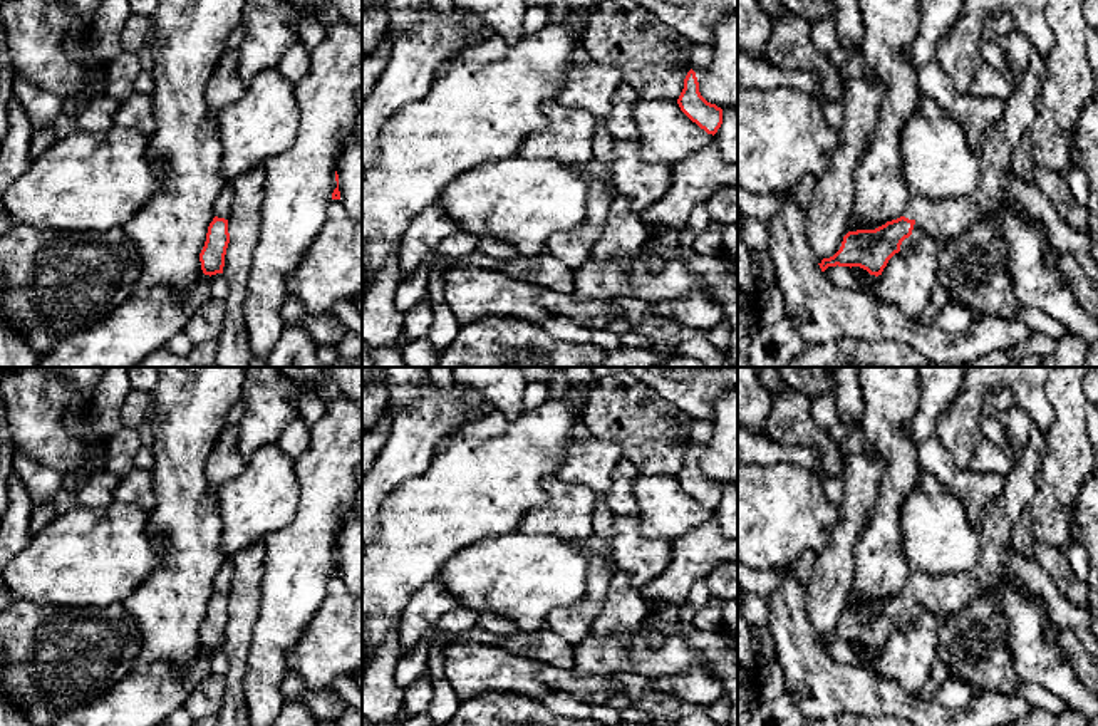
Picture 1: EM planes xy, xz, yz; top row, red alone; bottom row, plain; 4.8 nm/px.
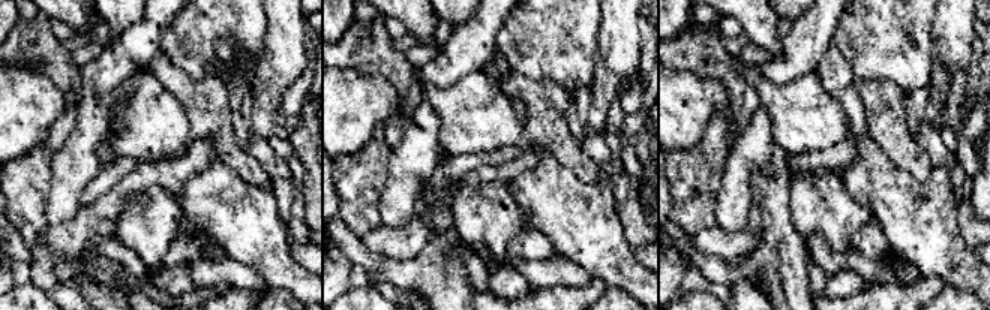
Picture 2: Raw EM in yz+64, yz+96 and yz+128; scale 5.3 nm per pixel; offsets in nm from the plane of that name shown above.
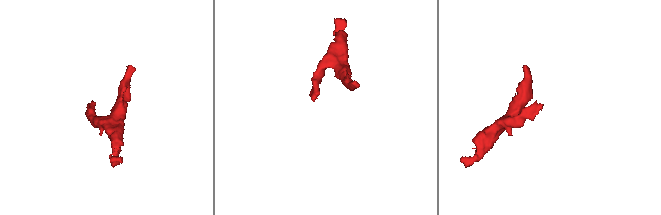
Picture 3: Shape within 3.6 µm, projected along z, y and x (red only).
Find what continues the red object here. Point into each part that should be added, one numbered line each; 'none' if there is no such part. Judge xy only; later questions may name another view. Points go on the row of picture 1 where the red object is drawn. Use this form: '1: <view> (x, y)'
none

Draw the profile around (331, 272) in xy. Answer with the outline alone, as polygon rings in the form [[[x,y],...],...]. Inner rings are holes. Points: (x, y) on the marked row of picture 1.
[[[340,200],[329,203],[325,225],[302,263],[290,273],[288,290],[313,315],[332,315],[337,302],[354,300],[362,290],[362,225],[347,215]]]

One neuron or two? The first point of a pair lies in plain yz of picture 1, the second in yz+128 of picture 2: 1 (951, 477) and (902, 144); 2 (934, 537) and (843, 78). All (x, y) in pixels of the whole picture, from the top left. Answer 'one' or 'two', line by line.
1: one
2: two

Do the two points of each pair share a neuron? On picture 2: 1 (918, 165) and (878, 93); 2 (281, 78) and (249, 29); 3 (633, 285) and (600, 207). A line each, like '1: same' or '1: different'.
1: same
2: different
3: same

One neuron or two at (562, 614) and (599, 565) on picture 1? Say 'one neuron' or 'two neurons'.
one neuron

